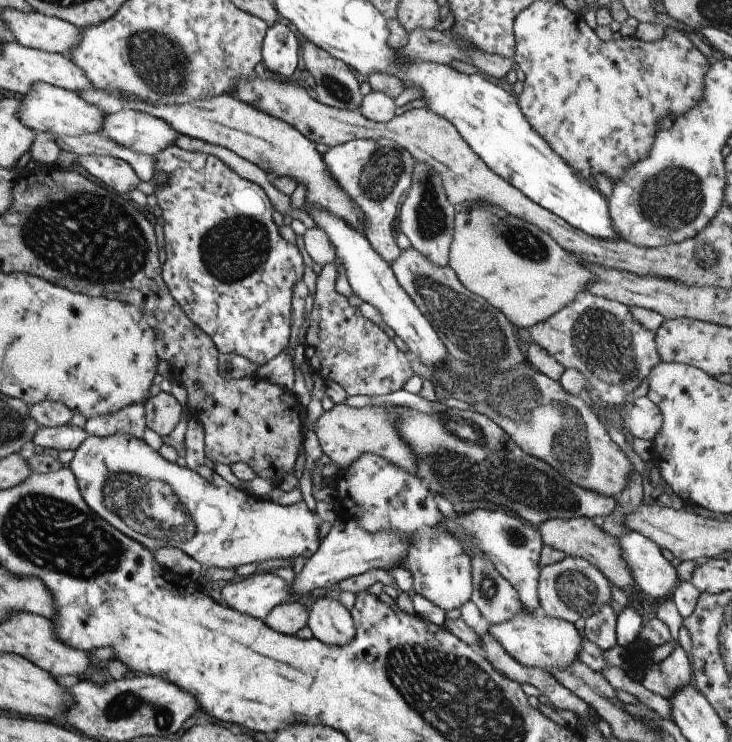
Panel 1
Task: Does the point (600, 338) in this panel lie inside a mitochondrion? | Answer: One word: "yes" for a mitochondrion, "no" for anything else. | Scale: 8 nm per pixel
yes

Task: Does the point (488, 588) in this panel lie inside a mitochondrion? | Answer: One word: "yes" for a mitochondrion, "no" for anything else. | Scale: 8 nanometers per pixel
yes

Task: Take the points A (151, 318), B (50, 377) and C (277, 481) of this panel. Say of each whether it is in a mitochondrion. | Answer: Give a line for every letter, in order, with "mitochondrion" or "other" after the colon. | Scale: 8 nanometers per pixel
A: other
B: other
C: other

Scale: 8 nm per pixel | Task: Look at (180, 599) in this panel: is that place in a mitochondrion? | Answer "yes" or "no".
no

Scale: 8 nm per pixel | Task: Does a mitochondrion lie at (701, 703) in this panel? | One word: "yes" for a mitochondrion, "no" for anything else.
no

